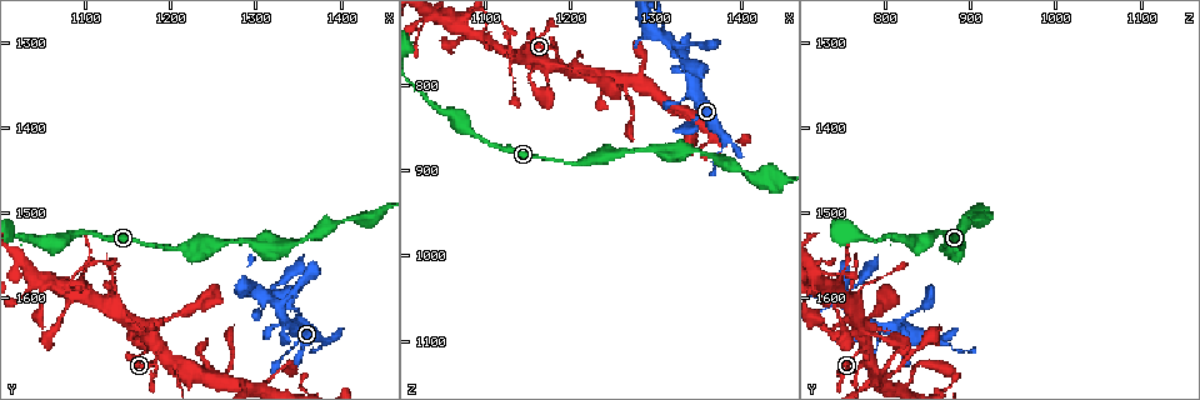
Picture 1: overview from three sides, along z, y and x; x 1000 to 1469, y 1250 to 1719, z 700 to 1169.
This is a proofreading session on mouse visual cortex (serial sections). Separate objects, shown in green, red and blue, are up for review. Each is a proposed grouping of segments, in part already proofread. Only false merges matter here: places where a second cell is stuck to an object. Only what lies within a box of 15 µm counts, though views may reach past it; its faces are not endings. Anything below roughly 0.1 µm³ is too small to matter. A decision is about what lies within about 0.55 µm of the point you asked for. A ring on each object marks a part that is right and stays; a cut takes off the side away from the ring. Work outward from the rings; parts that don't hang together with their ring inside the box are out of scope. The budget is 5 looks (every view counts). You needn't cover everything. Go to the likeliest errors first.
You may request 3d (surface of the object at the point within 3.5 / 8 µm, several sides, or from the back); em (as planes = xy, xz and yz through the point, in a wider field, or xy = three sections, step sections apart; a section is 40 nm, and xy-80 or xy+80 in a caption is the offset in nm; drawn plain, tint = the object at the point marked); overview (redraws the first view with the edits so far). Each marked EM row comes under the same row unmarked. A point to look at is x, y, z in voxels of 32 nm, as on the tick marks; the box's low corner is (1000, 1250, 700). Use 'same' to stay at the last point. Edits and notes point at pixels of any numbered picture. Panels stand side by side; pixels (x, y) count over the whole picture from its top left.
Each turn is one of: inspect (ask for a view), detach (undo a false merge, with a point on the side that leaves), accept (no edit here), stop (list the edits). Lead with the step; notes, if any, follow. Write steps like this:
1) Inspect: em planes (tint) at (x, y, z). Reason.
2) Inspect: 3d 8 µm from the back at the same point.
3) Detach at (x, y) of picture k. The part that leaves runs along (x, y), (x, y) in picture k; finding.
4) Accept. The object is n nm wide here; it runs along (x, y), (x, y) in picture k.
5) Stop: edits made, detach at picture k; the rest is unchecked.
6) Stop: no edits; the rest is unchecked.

Inspect: 3d 3.5 µm at (1320, 1600, 750). Looks like a crossing.

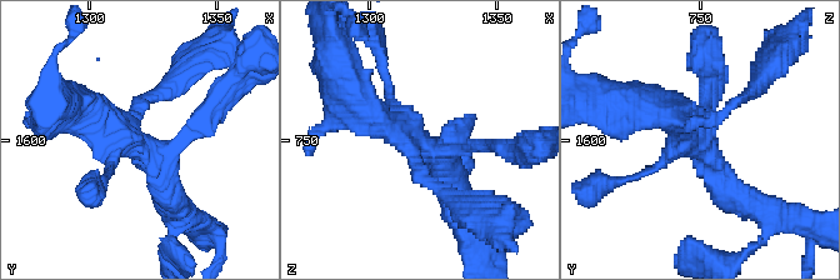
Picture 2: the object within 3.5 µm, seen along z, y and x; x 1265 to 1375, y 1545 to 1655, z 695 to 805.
Inspect: em xy step 2 (tint) at (1316, 1599, 751).

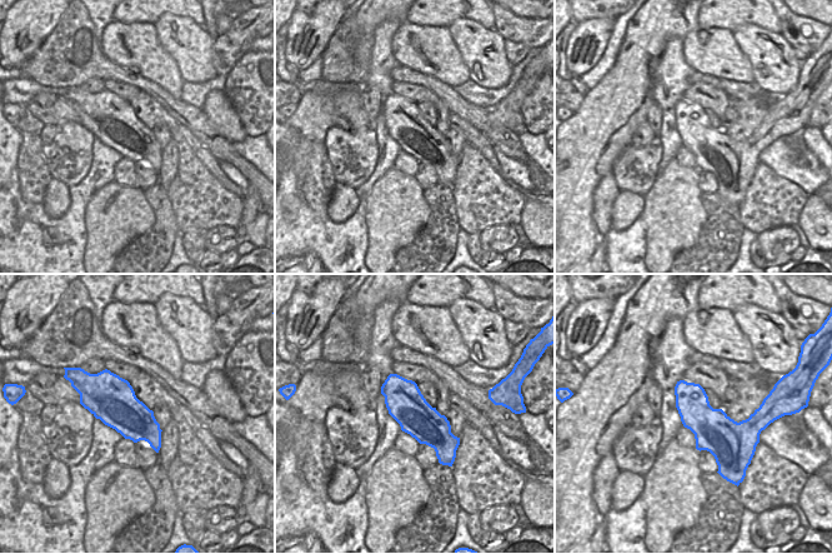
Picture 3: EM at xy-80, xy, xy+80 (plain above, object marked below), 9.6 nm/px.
Accept. It runs along (392, 377), (442, 442), (442, 460) in picture 3; all the same cell.

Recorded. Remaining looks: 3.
Inspect: 3d 3.5 µm from the back at (1050, 1530, 830). Calibre changes.

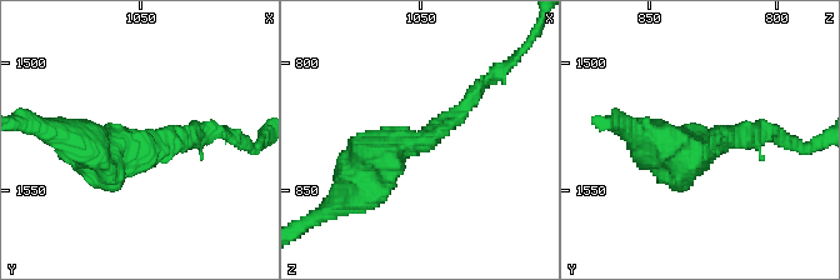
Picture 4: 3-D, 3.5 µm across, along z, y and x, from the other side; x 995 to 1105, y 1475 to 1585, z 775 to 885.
Inspect: em xy step 3 (tint) at (1049, 1531, 830). The arms are 200, 500 nm wide.

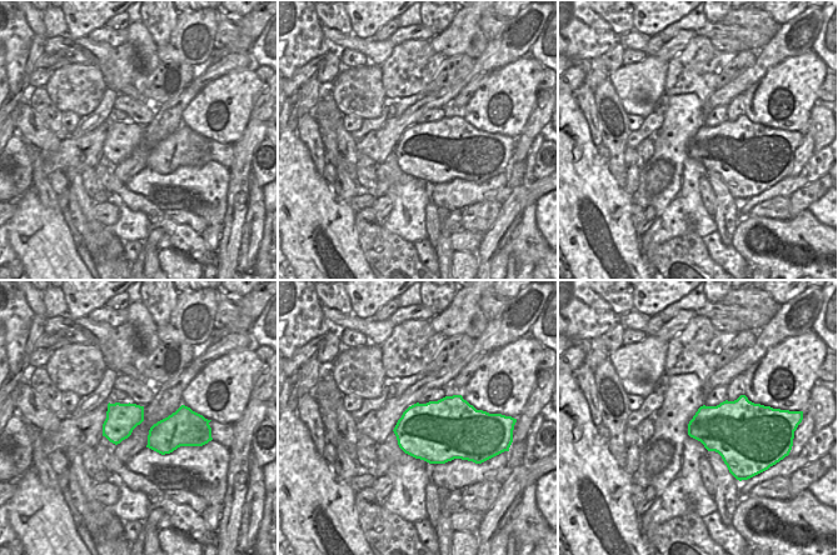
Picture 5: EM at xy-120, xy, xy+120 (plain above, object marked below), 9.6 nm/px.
Accept. The object is 600 nm wide here; it runs along (358, 183), (484, 84) in picture 4; one cell here.

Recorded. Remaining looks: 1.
Stop: no edits; the rest is unchecked.

